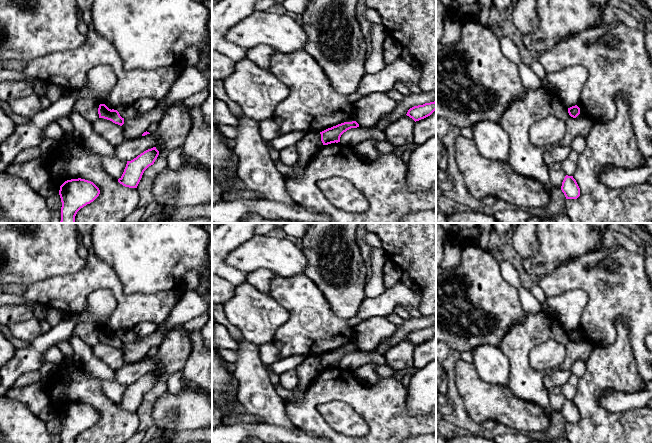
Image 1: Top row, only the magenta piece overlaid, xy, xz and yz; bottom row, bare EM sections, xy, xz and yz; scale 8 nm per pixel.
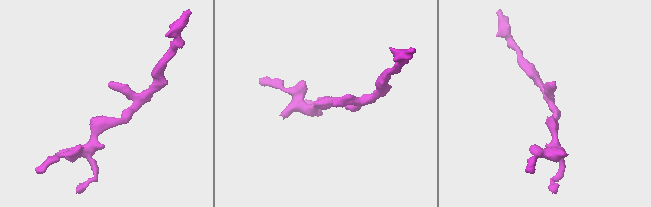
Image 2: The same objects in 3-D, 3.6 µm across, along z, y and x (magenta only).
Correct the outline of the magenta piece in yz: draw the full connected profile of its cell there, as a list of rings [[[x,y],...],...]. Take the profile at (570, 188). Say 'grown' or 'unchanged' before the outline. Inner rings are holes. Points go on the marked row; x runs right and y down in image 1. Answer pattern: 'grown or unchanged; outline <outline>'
unchanged; outline [[[565,176],[561,190],[566,199],[577,199],[580,196],[580,188],[573,176]]]

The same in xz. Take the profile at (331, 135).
grown; outline [[[352,121],[338,124],[322,132],[307,132],[296,144],[299,154],[297,167],[304,167],[324,145],[340,142],[340,137],[344,132],[357,127],[359,127],[359,124],[356,121]]]

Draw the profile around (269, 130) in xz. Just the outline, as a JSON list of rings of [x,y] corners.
[[[273,118],[263,119],[259,123],[260,134],[266,142],[280,136],[280,131],[278,125],[275,123]]]

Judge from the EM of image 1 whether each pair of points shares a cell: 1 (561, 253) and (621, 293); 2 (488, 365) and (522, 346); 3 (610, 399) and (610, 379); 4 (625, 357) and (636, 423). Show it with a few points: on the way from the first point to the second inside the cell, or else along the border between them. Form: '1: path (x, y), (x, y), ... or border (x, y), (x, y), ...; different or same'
1: border (593, 250), (563, 262), (551, 272); different
2: border (498, 347), (508, 360), (509, 378); different
3: border (633, 392), (608, 390), (602, 396), (600, 404); different
4: path (602, 380), (594, 388), (594, 406), (613, 423); same

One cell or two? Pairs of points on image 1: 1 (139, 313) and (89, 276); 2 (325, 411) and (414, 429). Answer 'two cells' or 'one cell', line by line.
1: one cell
2: two cells

